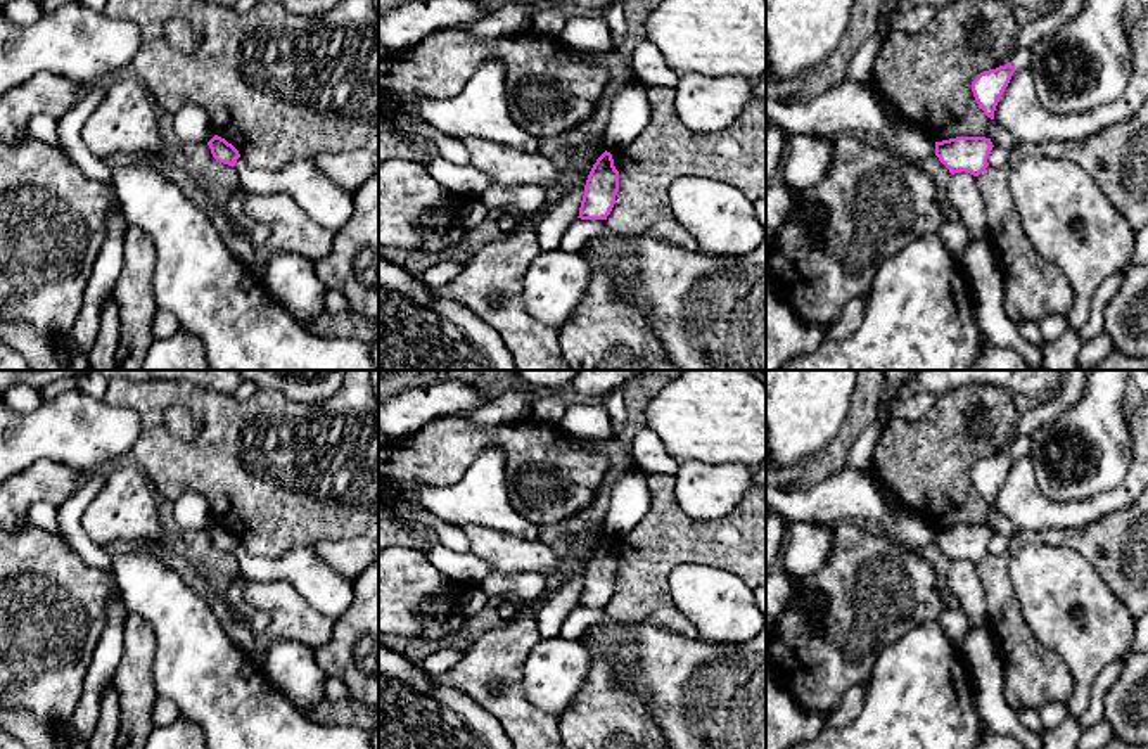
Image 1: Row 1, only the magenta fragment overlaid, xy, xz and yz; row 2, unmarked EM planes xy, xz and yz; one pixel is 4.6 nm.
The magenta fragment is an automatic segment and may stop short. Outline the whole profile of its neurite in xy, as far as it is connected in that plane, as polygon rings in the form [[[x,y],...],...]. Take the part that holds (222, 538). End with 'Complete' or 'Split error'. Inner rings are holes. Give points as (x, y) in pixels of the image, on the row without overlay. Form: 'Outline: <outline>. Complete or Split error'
Outline: [[[214,522],[207,529],[207,533],[211,536],[213,545],[223,552],[235,554],[237,547],[240,545],[239,538],[218,522]]]. Complete

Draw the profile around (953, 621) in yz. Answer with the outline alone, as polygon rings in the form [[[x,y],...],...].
[[[942,605],[939,624],[944,635],[949,638],[954,649],[961,652],[963,642],[970,631],[970,621],[966,614],[956,605]]]

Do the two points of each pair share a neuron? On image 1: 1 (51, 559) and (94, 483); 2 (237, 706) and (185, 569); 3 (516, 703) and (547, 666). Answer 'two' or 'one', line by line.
1: two
2: two
3: two

